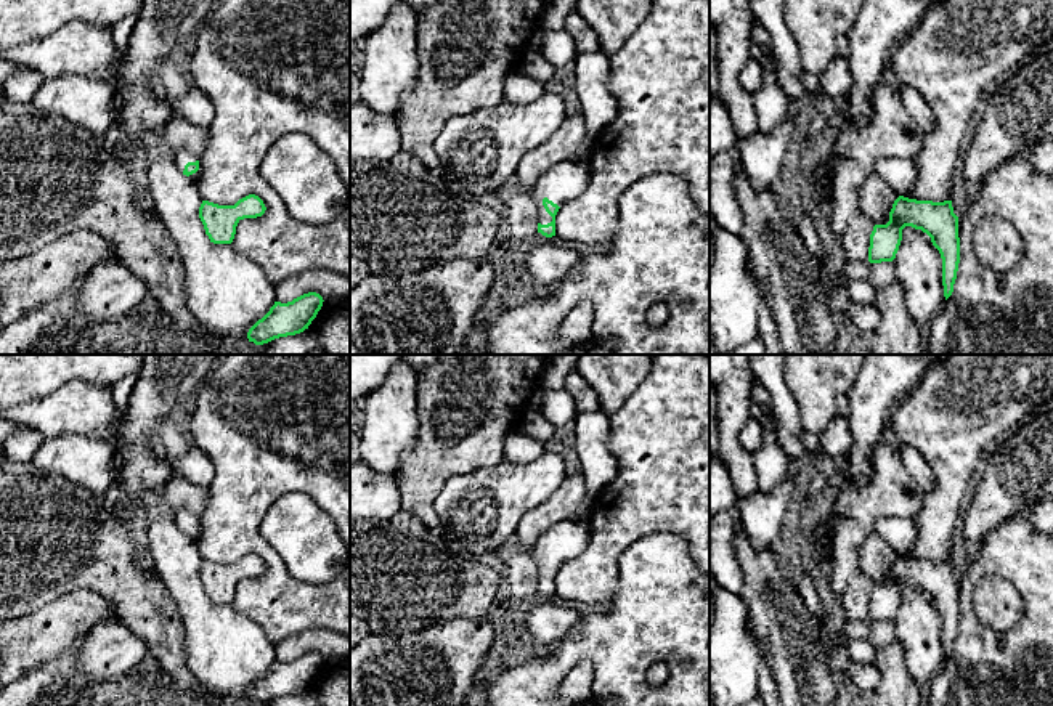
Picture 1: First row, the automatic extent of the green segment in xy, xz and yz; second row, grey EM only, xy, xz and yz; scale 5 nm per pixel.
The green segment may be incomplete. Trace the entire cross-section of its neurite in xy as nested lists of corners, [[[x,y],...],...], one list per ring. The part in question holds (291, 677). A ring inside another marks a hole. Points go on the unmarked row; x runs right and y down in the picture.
[[[316,651],[303,653],[287,663],[274,661],[270,671],[249,688],[249,701],[263,704],[279,696],[303,692],[316,677],[323,661]]]

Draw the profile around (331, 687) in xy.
[[[350,658],[324,659],[303,692],[258,706],[350,706]]]

